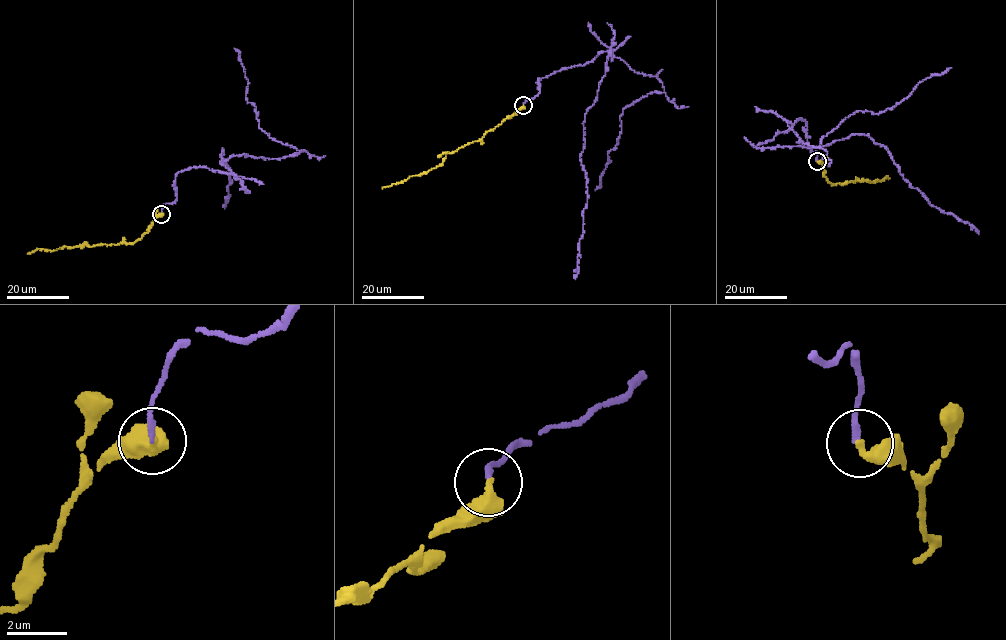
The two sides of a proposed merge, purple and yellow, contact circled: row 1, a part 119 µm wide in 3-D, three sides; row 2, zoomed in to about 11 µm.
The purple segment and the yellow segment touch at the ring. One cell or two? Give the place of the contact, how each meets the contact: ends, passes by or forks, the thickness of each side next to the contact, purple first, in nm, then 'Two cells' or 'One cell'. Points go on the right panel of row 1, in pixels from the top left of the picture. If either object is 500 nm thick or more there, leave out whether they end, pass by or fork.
Place: (817, 161). At the ring purple ends. At the ring yellow ends. Thickness 180 nm (purple) against 360 nm. One cell

